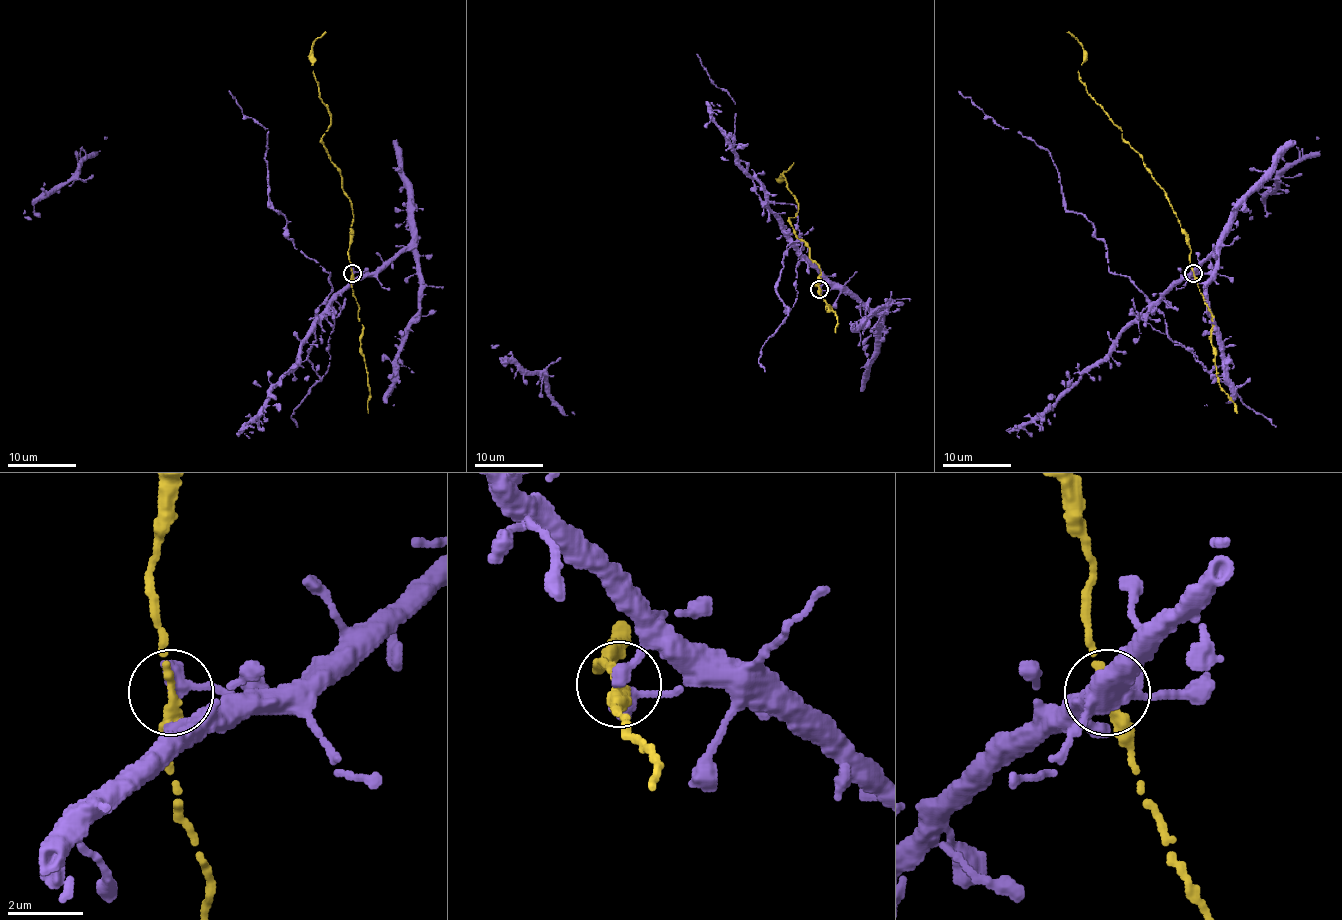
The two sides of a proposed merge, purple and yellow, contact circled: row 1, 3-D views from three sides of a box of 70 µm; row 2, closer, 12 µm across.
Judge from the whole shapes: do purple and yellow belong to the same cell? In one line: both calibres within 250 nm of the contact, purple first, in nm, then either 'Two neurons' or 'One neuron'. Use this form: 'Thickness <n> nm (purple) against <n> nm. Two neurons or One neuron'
Thickness 550 nm (purple) against 260 nm. One neuron

